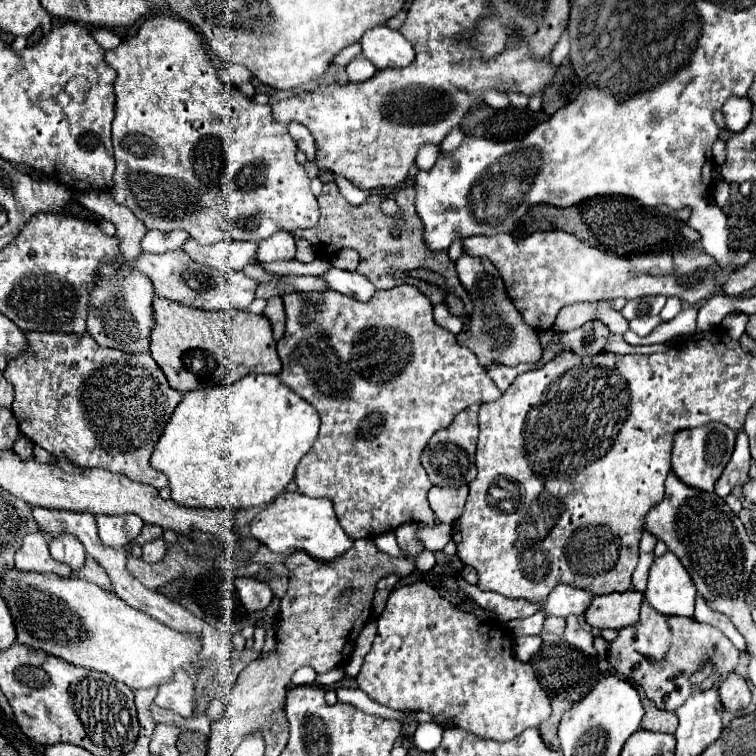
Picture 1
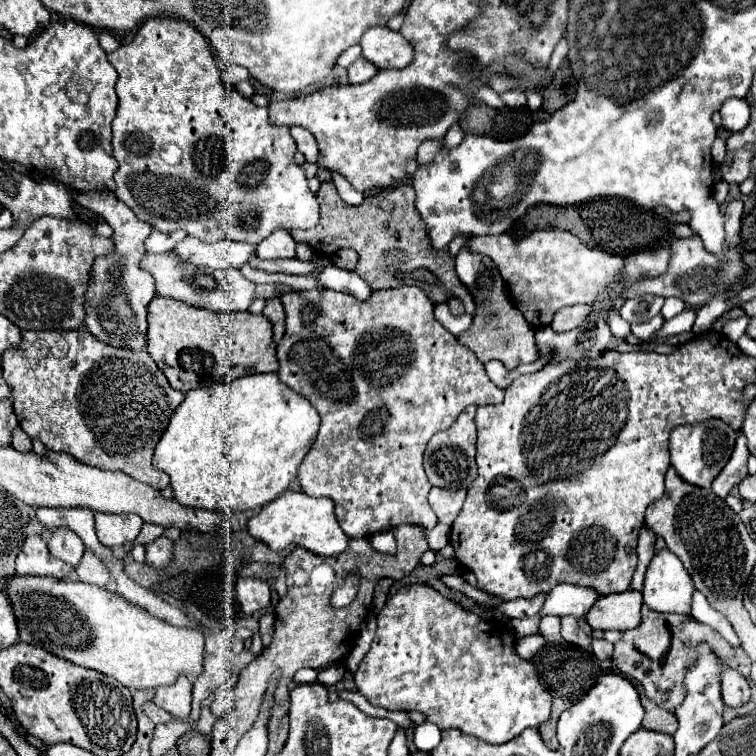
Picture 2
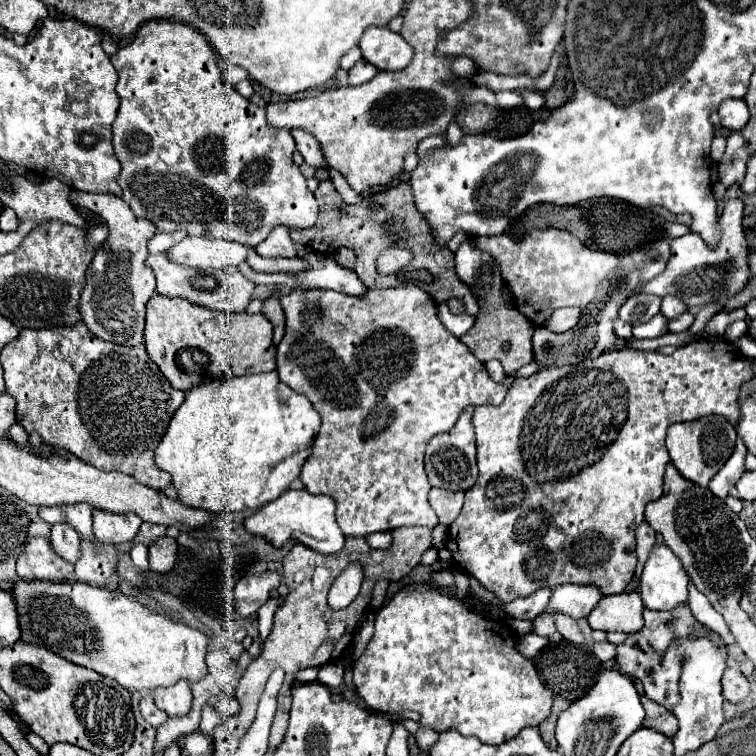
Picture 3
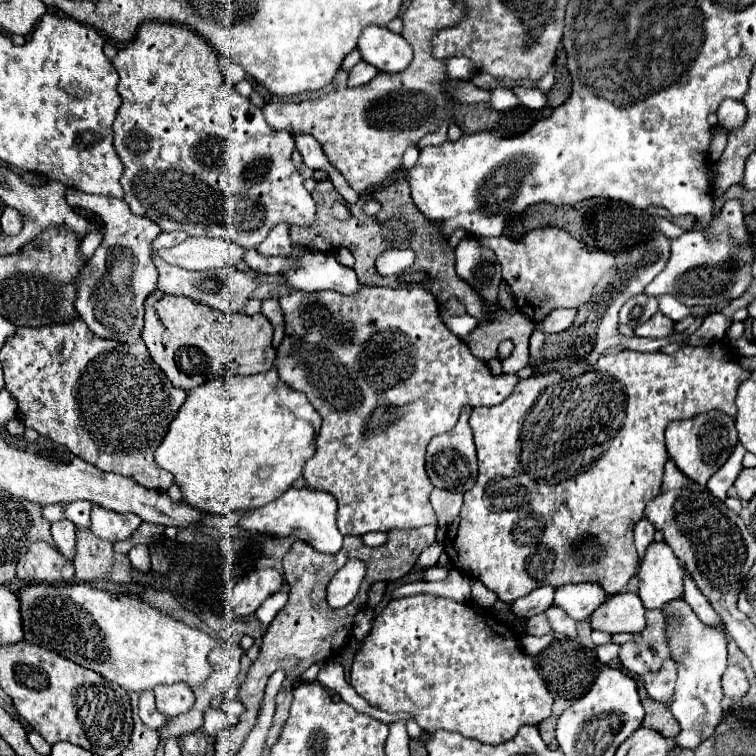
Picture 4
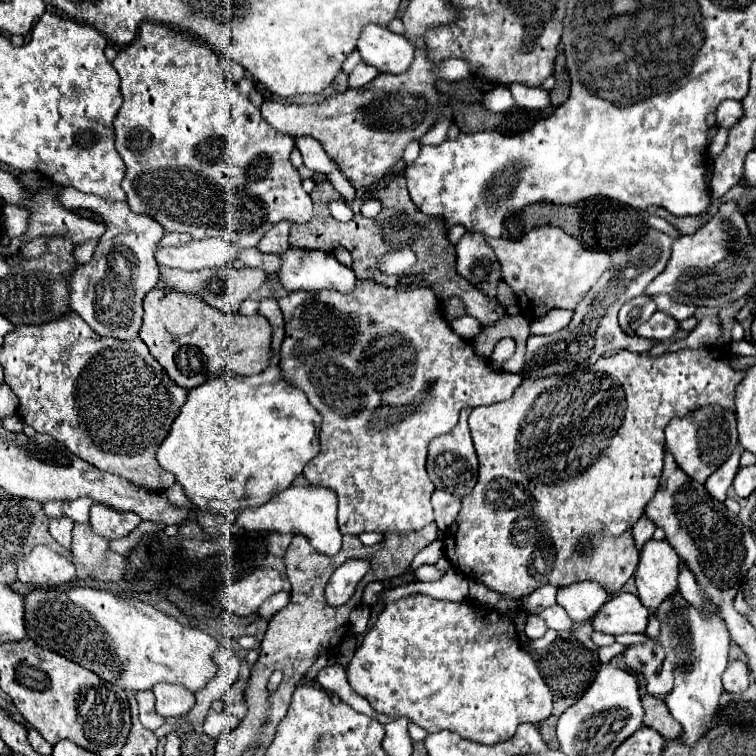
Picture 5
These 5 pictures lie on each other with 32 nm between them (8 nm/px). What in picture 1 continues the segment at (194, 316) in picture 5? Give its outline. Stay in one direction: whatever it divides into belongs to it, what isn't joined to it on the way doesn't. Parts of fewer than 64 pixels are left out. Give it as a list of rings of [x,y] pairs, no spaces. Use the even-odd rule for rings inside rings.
[[[166,298],[154,300],[154,314],[156,314],[156,326],[152,330],[150,352],[156,364],[166,374],[170,388],[178,392],[190,392],[190,390],[212,388],[212,386],[228,386],[252,372],[280,374],[282,362],[276,352],[276,340],[272,338],[270,322],[262,314],[250,314],[246,310],[218,310],[218,312],[196,310]]]

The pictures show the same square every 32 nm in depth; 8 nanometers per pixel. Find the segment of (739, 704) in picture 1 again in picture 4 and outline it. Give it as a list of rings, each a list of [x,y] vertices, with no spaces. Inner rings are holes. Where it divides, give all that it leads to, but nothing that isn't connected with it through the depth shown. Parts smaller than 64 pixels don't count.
[[[728,666],[722,676],[722,688],[728,698],[742,698],[748,692],[748,680],[740,666]]]

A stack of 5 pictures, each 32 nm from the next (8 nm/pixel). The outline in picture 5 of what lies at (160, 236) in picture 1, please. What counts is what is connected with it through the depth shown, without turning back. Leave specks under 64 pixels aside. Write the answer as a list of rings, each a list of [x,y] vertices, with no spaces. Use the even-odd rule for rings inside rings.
[[[172,232],[172,234],[164,234],[164,238],[160,240],[160,244],[162,246],[180,246],[180,244],[184,244],[186,240],[190,240],[190,236],[188,234],[180,234],[180,232]]]

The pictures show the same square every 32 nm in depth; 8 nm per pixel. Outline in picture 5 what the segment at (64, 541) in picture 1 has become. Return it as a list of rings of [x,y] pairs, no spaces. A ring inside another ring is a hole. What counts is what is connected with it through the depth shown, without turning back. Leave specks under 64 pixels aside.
[[[66,518],[50,520],[50,534],[66,552],[70,552],[70,546],[72,546],[72,526],[74,526],[72,520],[66,520]]]

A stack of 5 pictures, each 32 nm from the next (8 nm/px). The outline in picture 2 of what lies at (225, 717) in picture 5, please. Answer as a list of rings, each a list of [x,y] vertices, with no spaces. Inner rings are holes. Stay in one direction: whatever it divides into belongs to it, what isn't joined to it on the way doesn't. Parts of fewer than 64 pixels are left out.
[[[202,708],[200,718],[194,722],[194,730],[202,732],[202,734],[210,734],[214,722],[216,722],[216,716],[212,716],[212,712],[208,708]]]

